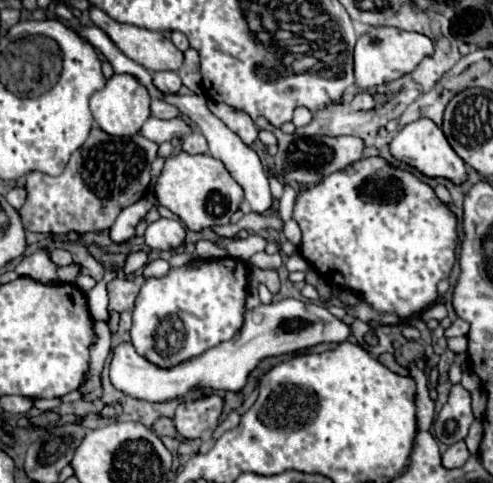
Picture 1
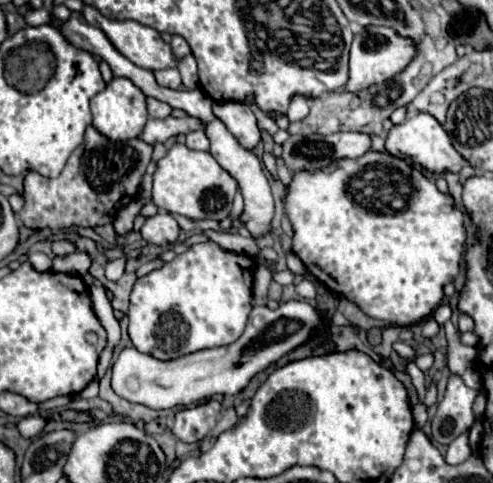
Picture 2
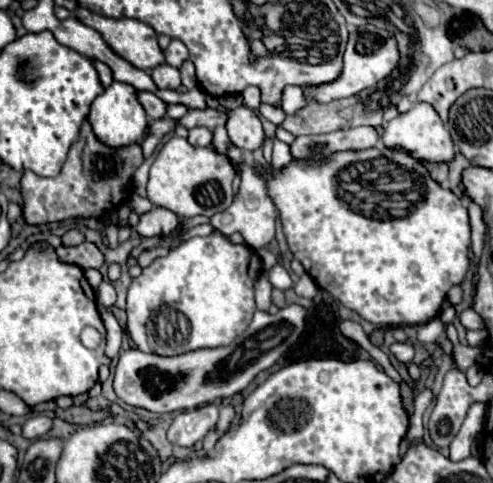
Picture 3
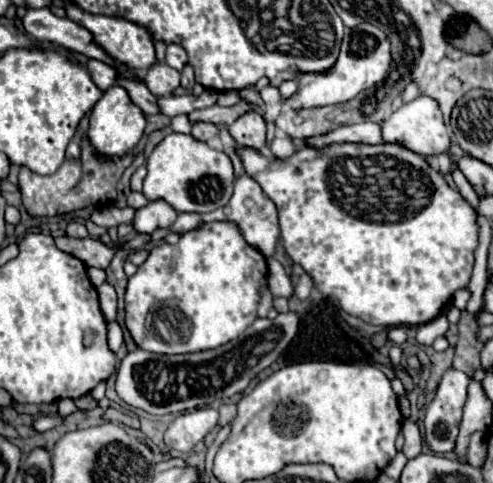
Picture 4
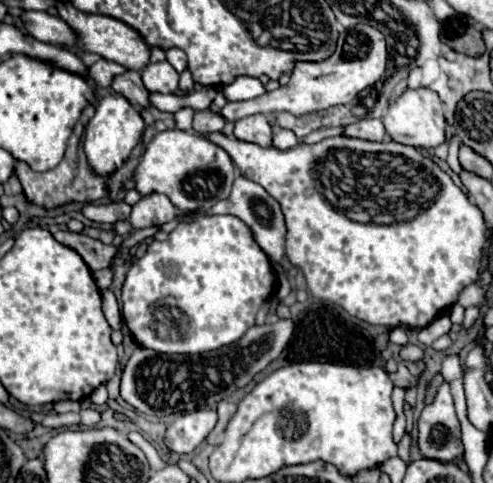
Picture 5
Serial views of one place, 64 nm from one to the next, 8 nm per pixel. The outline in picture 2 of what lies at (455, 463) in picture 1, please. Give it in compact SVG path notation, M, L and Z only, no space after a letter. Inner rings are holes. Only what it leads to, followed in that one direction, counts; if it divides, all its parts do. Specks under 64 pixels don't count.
M462 434L462 436L458 436L458 438L448 446L448 452L446 452L444 460L446 460L448 464L462 464L468 456L470 456L468 434Z

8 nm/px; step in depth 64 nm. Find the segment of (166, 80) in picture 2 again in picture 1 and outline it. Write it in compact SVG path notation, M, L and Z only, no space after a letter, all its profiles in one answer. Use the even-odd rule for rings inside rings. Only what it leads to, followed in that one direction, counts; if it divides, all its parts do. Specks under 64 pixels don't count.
M154 72L152 82L156 84L156 88L162 94L178 94L178 90L182 86L182 80L176 72Z

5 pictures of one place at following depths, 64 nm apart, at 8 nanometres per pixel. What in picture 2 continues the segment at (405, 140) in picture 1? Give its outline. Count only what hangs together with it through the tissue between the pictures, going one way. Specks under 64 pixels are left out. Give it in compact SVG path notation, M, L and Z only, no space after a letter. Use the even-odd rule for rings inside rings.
M414 112L410 114L400 126L392 126L388 138L386 138L386 150L392 156L400 156L400 158L408 158L410 162L422 166L428 172L460 172L464 166L464 158L454 150L448 134L444 132L444 128L438 124L436 118L432 118L430 114L422 114L422 112Z

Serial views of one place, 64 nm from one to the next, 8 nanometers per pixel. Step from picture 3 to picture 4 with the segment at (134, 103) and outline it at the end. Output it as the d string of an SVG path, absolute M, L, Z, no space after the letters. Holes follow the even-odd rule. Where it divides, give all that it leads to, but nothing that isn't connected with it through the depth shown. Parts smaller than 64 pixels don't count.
M114 84L94 104L94 108L90 112L88 136L90 136L92 146L98 152L102 152L106 156L124 156L124 154L130 154L134 150L134 146L140 142L144 128L146 128L144 112L140 112L140 108L136 108L136 104L132 104L128 92L124 92L124 88L120 84Z

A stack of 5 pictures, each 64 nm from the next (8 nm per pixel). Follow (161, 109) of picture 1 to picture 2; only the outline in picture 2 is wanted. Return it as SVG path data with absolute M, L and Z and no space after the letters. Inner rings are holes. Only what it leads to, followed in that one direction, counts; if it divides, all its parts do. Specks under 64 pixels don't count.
M146 98L146 102L148 102L150 118L168 118L172 114L172 108L168 104L156 100L156 98Z

